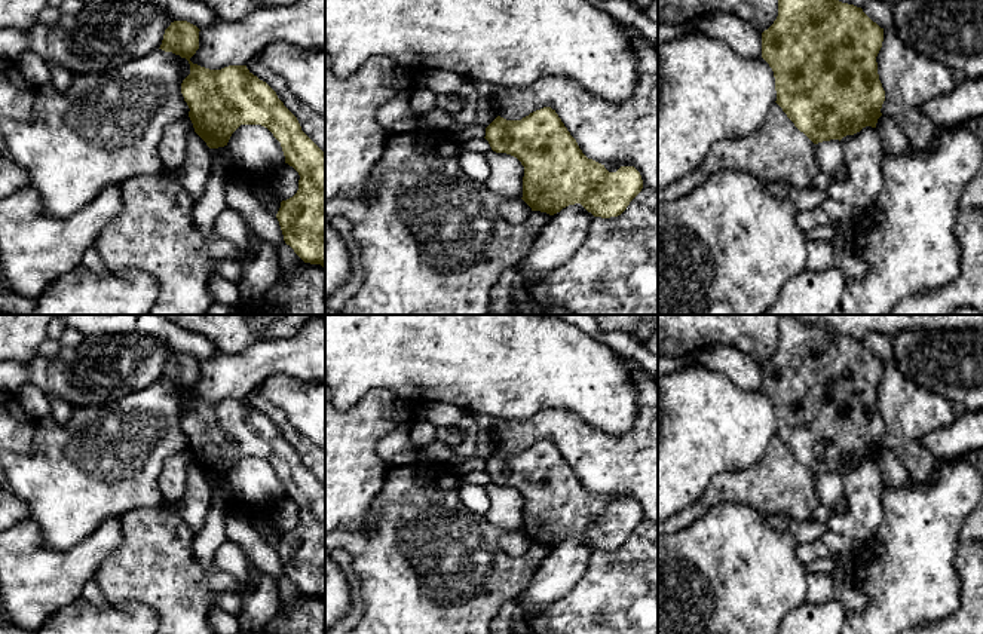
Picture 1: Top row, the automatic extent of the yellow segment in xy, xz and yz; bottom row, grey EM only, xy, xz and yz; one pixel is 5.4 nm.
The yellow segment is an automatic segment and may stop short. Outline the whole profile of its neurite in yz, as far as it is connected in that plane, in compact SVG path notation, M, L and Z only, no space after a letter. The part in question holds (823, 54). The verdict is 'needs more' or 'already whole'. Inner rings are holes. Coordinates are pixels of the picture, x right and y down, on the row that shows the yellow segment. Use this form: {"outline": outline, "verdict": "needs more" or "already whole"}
{"outline": "M778 0L778 16L762 33L762 58L774 71L775 102L814 144L840 141L866 126L876 128L885 101L876 62L882 42L884 28L873 22L861 7L839 0Z", "verdict": "already whole"}

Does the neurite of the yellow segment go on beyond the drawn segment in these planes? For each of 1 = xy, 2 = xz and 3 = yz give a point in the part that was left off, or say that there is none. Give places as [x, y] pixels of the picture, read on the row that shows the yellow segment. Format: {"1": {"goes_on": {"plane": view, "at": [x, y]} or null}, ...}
{"1": {"goes_on": null}, "2": {"goes_on": null}, "3": {"goes_on": null}}

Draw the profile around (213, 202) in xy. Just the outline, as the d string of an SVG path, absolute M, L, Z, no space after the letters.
M227 146L211 148L211 157L205 193L193 208L193 220L205 236L214 233L217 217L227 208L224 183L227 172L233 168L233 156Z

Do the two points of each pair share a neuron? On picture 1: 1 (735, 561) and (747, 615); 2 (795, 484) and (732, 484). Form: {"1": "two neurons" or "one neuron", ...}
{"1": "one neuron", "2": "one neuron"}

